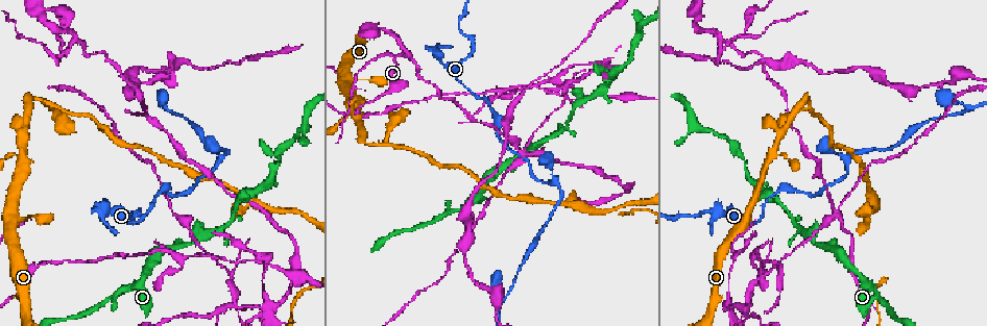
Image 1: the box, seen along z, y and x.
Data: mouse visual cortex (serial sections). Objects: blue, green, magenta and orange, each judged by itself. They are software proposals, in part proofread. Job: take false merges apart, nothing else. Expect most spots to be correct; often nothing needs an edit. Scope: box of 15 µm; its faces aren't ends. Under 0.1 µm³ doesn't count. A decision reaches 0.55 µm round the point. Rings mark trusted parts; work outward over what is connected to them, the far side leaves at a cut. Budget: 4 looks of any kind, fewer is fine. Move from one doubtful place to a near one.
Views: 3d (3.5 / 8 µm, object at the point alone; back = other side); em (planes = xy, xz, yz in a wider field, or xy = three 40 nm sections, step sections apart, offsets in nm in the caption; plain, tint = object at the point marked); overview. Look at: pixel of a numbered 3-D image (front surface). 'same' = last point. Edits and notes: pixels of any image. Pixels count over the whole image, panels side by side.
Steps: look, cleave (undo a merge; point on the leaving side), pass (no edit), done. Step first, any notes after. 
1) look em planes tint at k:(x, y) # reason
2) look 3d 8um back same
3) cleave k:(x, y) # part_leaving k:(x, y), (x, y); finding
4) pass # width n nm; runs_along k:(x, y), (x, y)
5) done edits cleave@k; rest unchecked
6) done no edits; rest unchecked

look 3d 8um at 1:(504, 300) # sharp bend

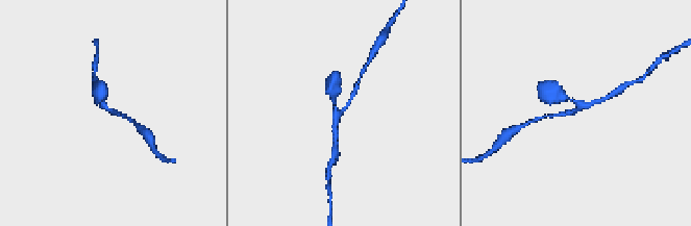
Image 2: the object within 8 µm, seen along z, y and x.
look em xy step 2 tint at 2:(339, 111) # arms 3; arm_widths 200, 200, 250 nm; now the EM

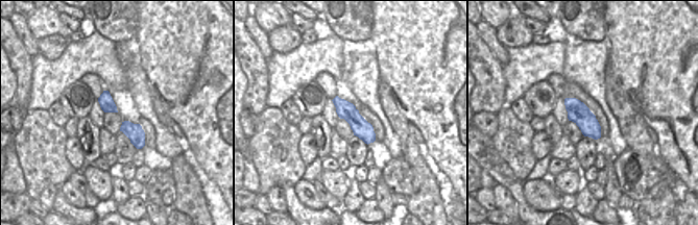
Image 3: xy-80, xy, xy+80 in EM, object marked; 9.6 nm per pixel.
pass # runs_along 3:(336, 100), (353, 117), (370, 140); one cell here

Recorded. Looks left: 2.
look 3d 8um back at 1:(54, 58) # sharp bend

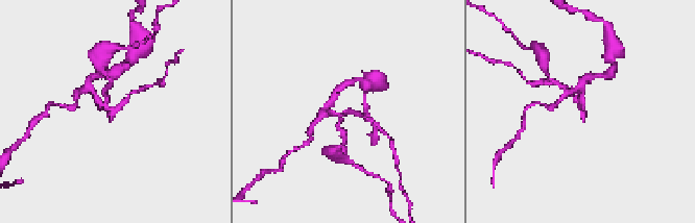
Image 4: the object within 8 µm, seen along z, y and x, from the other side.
look em planes tint at 4:(349, 111)

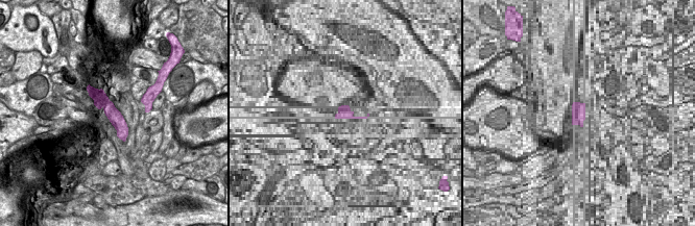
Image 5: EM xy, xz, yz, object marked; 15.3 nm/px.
cleave 4:(91, 90) # part_leaving 4:(102, 103), (89, 88), (76, 95); a second cell is stuck on

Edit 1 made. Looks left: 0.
done edits cleave@4; rest unchecked

